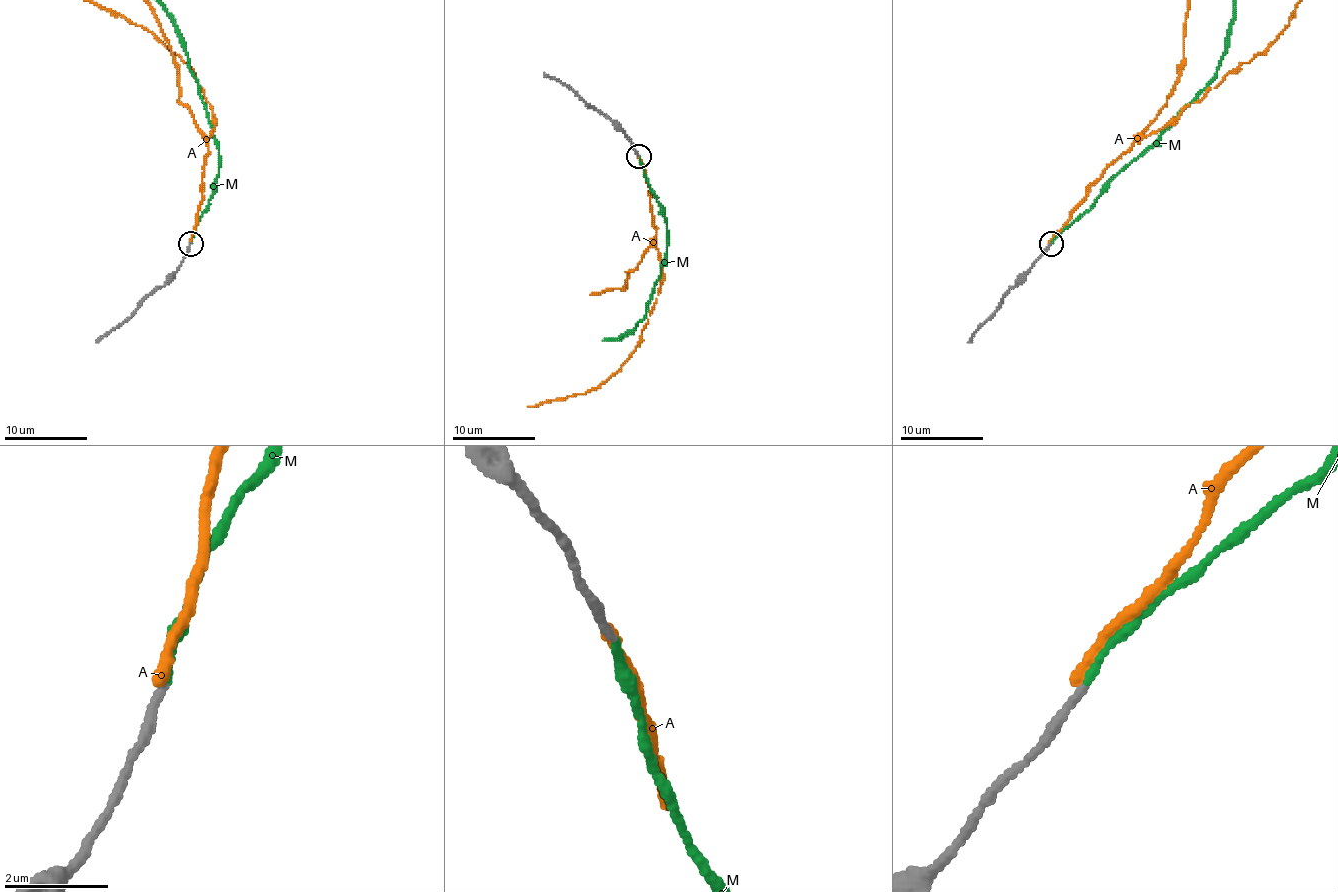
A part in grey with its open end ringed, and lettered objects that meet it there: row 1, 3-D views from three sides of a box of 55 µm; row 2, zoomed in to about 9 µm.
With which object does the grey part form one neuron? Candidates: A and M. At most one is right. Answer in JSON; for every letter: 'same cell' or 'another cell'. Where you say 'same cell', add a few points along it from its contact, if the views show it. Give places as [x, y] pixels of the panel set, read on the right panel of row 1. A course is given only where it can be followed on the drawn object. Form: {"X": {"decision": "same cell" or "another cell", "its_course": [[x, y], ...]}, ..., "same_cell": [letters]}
{"A": {"decision": "another cell"}, "M": {"decision": "same cell"}, "same_cell": ["M"]}

